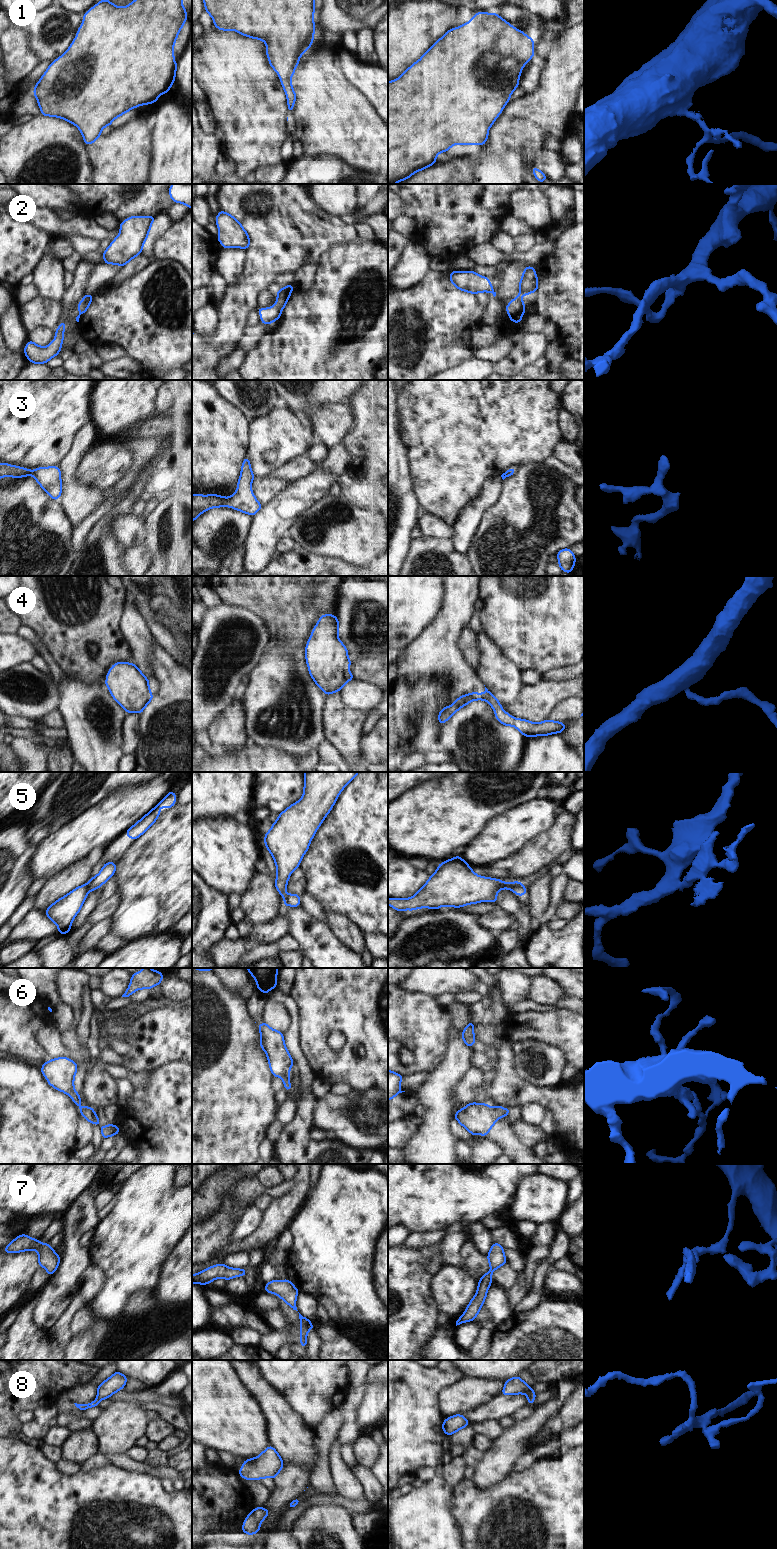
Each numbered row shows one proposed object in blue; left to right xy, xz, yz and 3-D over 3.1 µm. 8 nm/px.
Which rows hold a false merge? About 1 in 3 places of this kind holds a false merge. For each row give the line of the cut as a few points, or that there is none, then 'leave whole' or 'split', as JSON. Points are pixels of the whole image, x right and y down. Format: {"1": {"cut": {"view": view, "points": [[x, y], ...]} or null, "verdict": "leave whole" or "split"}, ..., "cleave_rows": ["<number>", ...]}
{"1": {"cut": null, "verdict": "leave whole"}, "2": {"cut": null, "verdict": "leave whole"}, "3": {"cut": null, "verdict": "leave whole"}, "4": {"cut": {"view": "xz", "points": [[349, 659], [345, 668], [344, 683]]}, "verdict": "split"}, "5": {"cut": {"view": "xy", "points": [[87, 883], [88, 891]]}, "verdict": "split"}, "6": {"cut": null, "verdict": "leave whole"}, "7": {"cut": null, "verdict": "leave whole"}, "8": {"cut": null, "verdict": "leave whole"}, "cleave_rows": ["4", "5"]}

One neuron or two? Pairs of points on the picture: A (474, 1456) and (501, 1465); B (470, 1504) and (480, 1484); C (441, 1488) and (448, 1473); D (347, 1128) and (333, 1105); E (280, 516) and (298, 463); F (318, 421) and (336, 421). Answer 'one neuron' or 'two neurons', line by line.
A: two neurons
B: two neurons
C: two neurons
D: one neuron
E: two neurons
F: one neuron

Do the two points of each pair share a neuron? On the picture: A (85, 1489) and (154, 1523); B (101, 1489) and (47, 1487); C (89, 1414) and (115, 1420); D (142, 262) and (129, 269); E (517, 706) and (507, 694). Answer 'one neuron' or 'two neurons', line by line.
A: one neuron
B: one neuron
C: two neurons
D: one neuron
E: two neurons

